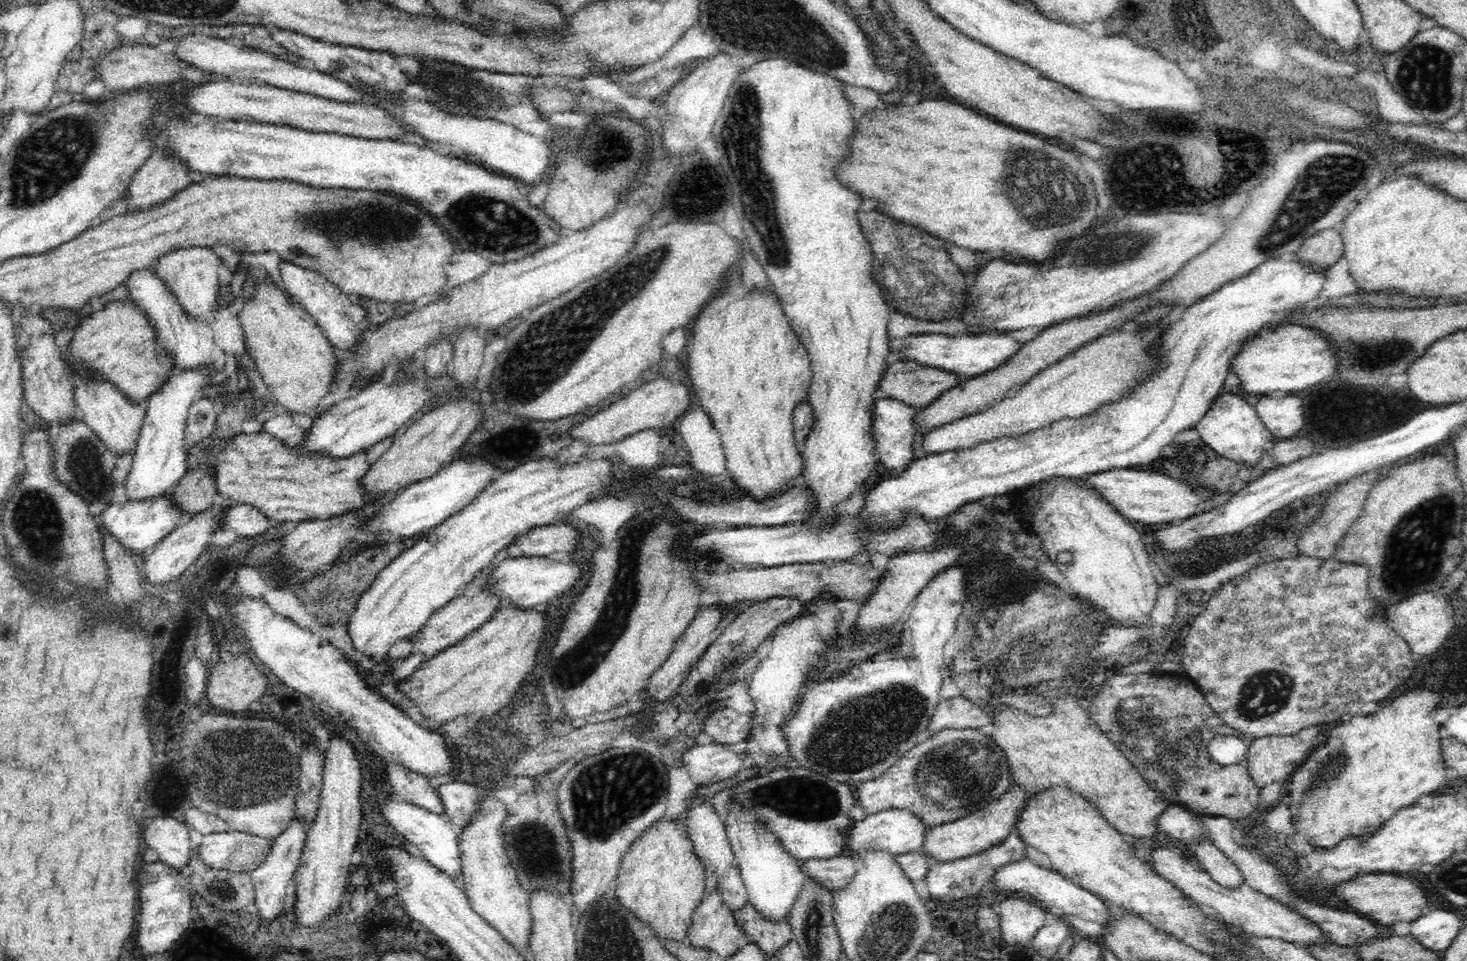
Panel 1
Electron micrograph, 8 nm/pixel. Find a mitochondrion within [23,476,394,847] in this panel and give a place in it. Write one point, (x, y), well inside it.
(241, 769)

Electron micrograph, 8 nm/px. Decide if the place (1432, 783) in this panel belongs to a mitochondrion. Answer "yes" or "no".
no

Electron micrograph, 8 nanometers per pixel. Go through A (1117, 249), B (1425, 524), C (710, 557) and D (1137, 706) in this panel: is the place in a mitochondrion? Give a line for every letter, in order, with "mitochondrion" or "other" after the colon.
A: mitochondrion
B: mitochondrion
C: other
D: mitochondrion

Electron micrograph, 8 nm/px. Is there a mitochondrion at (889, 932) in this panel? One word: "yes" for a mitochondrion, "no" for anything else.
yes

